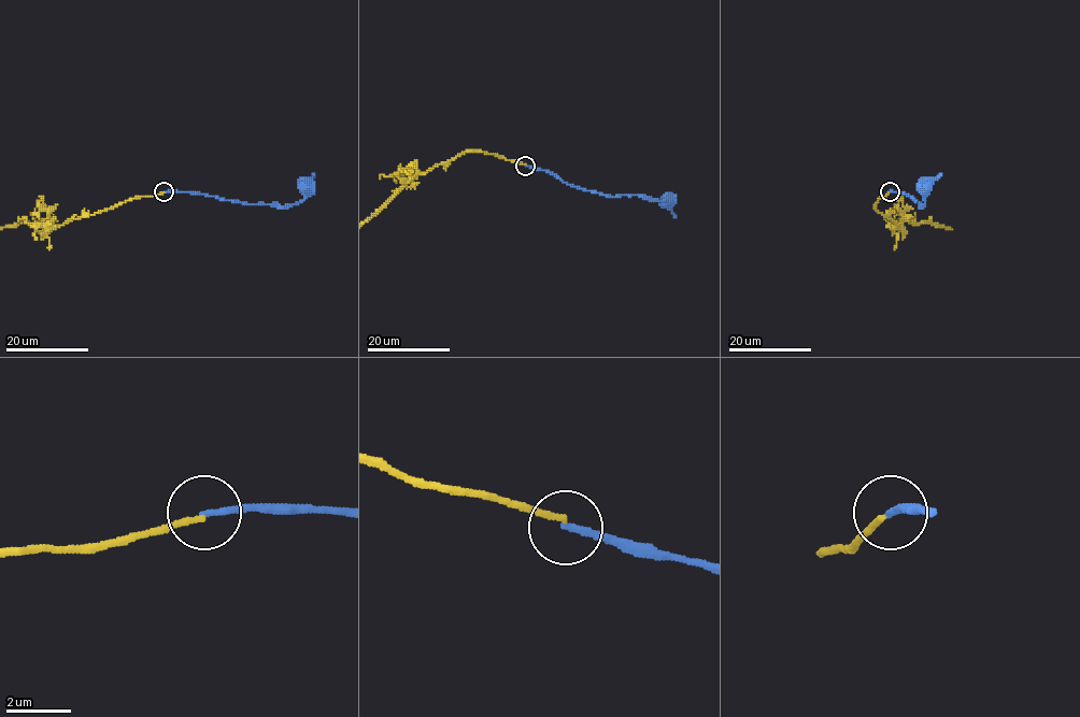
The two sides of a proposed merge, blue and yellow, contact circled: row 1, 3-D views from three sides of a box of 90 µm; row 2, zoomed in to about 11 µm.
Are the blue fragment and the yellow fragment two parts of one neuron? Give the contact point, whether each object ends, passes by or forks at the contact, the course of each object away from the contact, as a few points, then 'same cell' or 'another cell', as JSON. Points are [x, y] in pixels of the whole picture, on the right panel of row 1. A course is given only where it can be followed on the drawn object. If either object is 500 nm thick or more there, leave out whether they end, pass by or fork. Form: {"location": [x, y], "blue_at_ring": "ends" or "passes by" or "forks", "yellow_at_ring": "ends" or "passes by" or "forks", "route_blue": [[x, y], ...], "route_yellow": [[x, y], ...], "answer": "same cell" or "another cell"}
{"location": [890, 191], "blue_at_ring": "ends", "yellow_at_ring": "ends", "route_blue": [[890, 191], [908, 195], [921, 205], [924, 188]], "answer": "another cell"}

